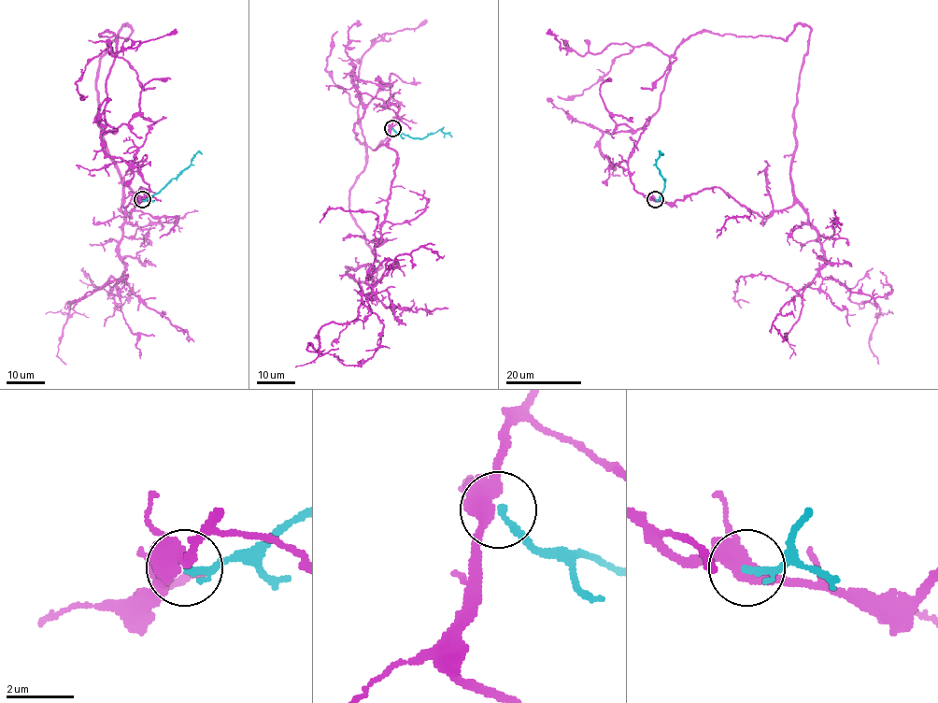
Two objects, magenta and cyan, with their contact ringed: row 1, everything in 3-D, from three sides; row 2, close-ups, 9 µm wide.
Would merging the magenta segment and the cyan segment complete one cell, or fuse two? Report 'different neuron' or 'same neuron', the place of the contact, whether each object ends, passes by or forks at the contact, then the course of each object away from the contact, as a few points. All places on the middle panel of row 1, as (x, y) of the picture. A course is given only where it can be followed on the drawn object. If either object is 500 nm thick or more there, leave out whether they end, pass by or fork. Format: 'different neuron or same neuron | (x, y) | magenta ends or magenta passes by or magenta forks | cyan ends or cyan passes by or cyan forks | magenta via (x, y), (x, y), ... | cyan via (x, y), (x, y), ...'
different neuron | (392, 128) | magenta forks | cyan ends | magenta via (391, 128), (376, 258), (346, 271), (370, 285), (381, 264), (348, 208), (366, 163), (350, 74), (396, 79) | cyan via (392, 128), (413, 137), (421, 138), (440, 129), (452, 136)

